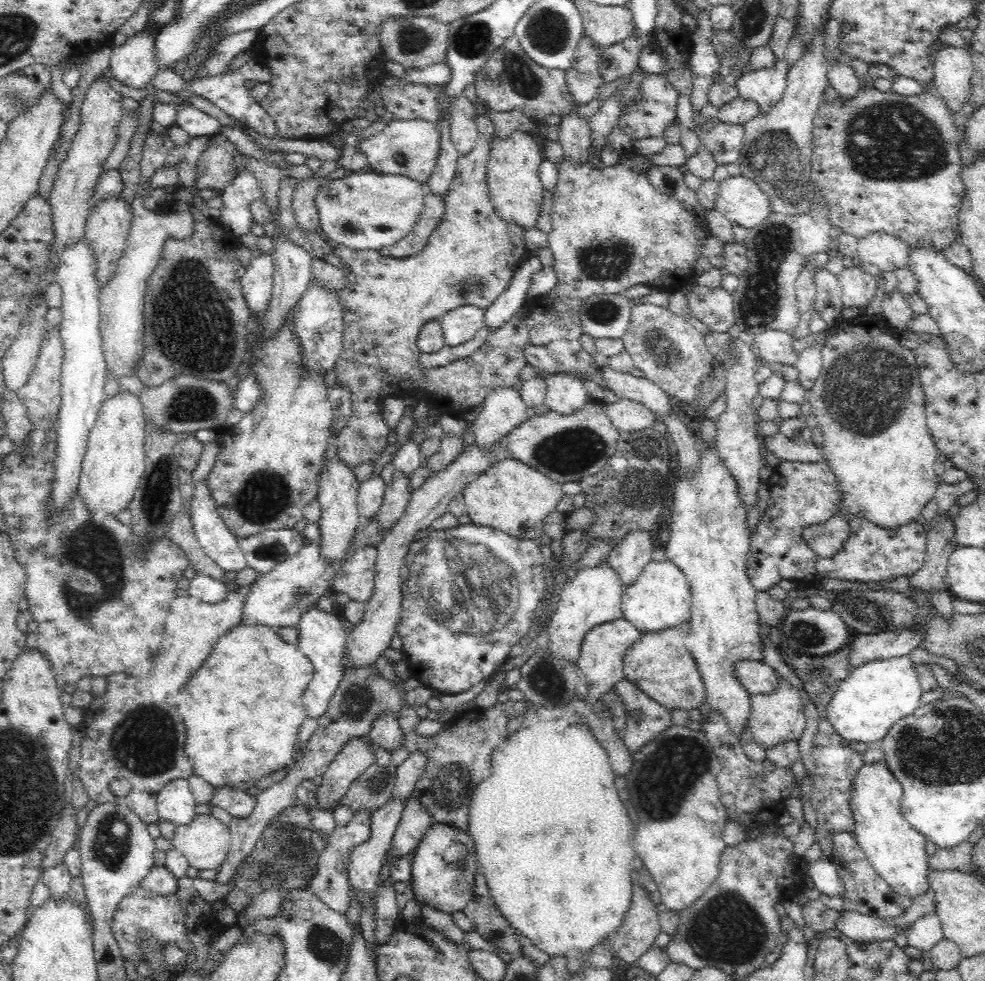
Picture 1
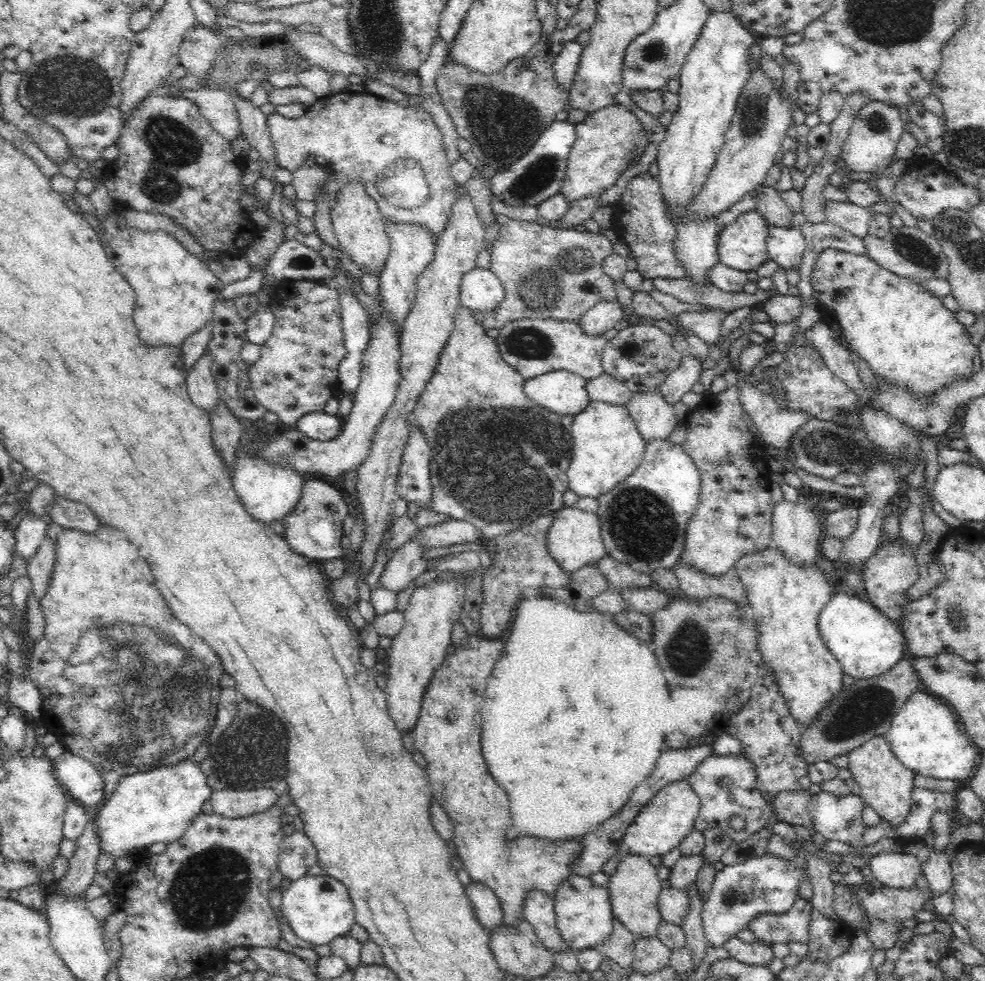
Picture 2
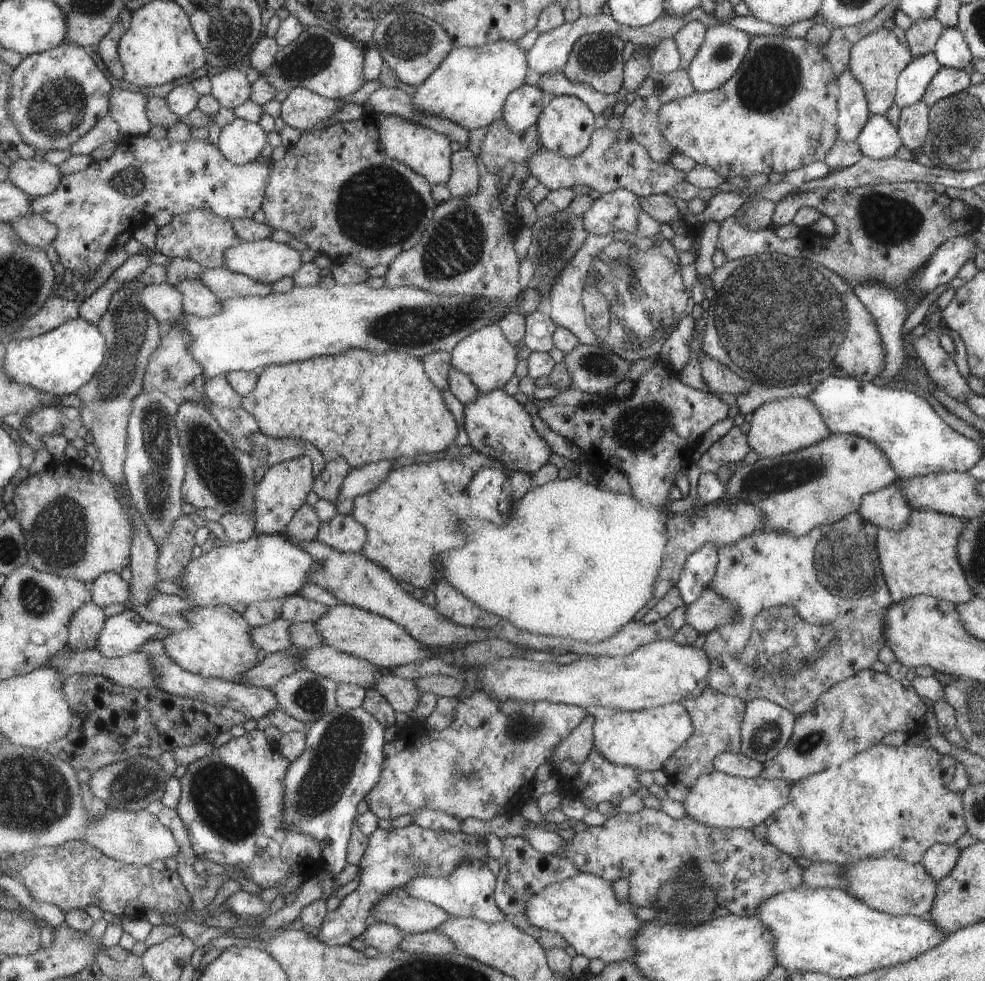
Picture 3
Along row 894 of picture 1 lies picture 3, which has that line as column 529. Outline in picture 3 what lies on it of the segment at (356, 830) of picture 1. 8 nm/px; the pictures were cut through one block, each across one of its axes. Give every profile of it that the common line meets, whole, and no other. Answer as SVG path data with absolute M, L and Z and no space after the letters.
M539 311L531 312L524 317L525 330L521 345L530 351L549 353L554 348L551 336L557 327L548 315Z

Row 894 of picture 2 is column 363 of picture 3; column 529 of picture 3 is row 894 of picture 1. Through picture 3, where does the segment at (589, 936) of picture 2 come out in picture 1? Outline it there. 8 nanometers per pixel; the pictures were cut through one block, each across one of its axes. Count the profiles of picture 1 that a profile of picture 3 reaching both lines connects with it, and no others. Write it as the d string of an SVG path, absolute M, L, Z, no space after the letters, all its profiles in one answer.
M642 886L633 887L632 903L625 920L613 935L614 955L626 964L636 964L661 934L656 905Z

